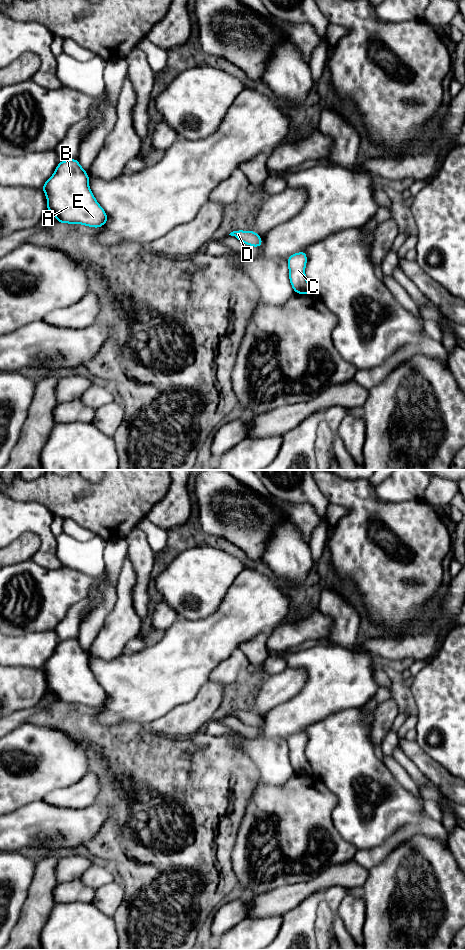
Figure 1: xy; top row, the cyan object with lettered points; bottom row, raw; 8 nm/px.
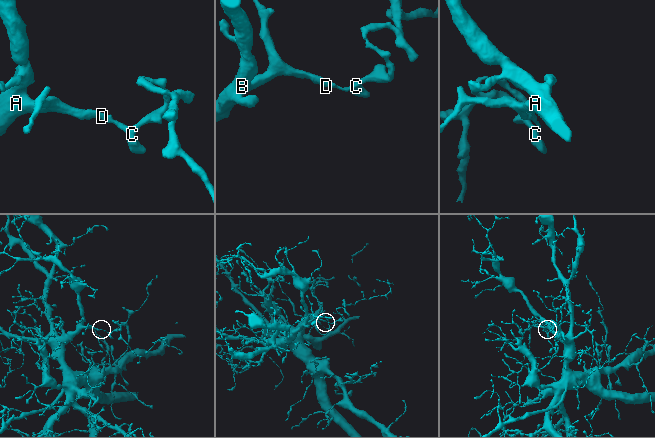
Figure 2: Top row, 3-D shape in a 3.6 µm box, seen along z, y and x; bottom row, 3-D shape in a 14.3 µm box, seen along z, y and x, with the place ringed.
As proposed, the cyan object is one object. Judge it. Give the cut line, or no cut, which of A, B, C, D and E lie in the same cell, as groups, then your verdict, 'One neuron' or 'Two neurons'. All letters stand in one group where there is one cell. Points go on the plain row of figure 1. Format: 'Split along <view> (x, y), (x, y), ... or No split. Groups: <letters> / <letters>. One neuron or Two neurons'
No split. Groups: A B C D E. One neuron

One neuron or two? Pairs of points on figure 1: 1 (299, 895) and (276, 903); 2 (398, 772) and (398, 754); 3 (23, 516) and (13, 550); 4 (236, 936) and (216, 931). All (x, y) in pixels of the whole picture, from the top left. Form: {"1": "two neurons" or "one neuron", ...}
{"1": "one neuron", "2": "two neurons", "3": "two neurons", "4": "two neurons"}

